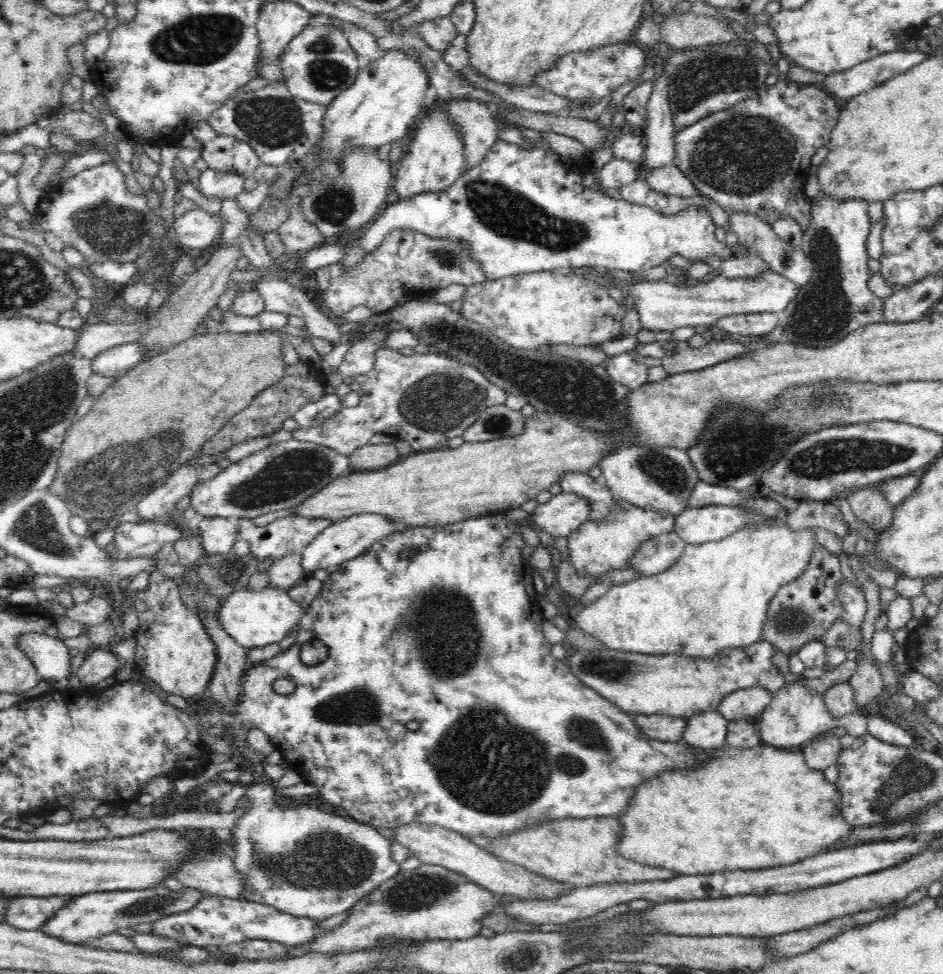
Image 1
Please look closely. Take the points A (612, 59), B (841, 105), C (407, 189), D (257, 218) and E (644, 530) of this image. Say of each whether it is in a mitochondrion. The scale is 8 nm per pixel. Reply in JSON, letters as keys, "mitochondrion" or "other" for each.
{"A":"mitochondrion","B":"other","C":"other","D":"other","E":"other"}

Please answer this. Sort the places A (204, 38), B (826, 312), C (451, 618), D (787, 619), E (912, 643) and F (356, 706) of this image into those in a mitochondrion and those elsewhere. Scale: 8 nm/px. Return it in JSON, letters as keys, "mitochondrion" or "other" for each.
{"A":"mitochondrion","B":"mitochondrion","C":"mitochondrion","D":"mitochondrion","E":"other","F":"mitochondrion"}

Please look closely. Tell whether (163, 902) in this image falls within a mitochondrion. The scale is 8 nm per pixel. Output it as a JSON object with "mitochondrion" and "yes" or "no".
{"mitochondrion":"yes"}

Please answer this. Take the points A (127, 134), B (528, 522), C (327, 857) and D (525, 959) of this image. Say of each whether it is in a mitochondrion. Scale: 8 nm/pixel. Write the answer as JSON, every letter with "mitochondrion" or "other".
{"A":"other","B":"other","C":"mitochondrion","D":"mitochondrion"}

